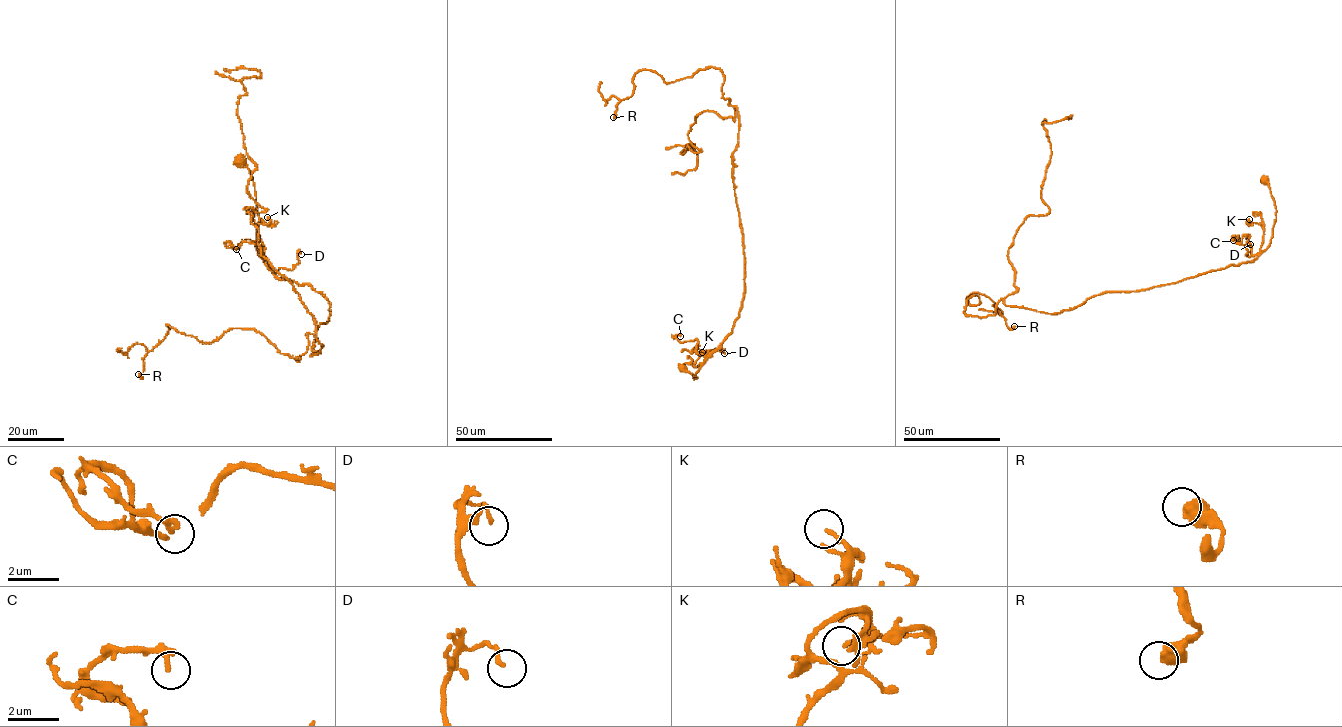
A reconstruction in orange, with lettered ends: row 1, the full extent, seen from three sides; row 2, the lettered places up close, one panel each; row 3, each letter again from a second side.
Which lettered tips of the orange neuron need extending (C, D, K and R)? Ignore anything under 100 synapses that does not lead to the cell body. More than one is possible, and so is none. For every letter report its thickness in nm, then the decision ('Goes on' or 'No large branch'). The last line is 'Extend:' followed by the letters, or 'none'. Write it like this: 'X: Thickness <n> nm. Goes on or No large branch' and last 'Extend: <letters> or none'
C: Thickness 240 nm. No large branch
D: Thickness 130 nm. No large branch
K: Thickness 170 nm. No large branch
R: Thickness 600 nm. No large branch
Extend: none

